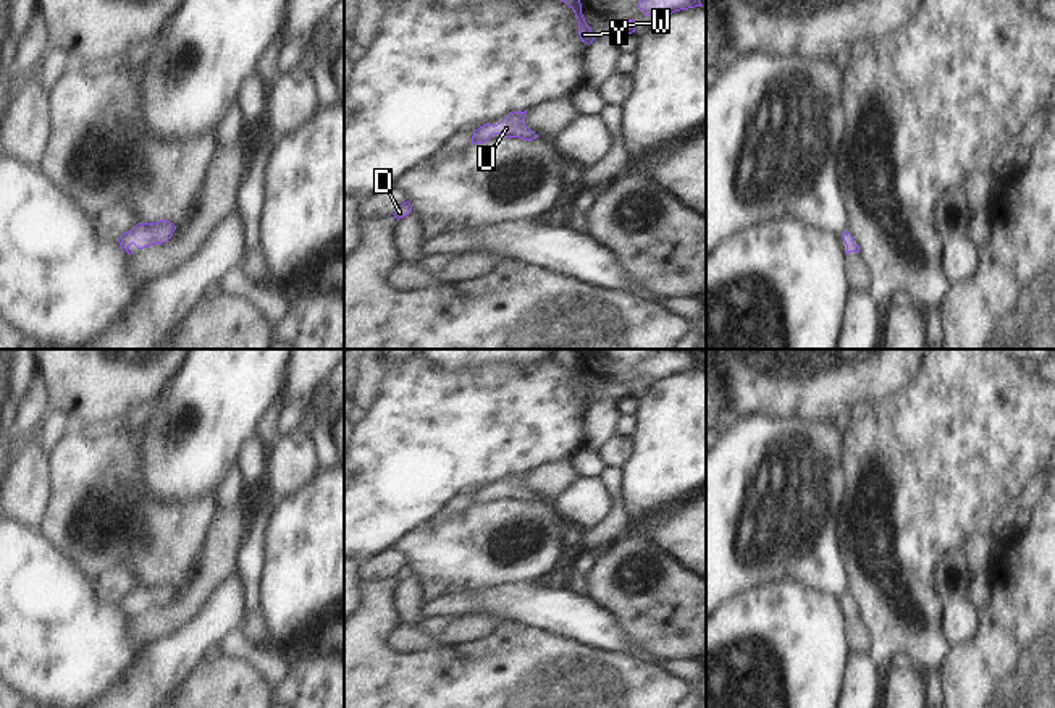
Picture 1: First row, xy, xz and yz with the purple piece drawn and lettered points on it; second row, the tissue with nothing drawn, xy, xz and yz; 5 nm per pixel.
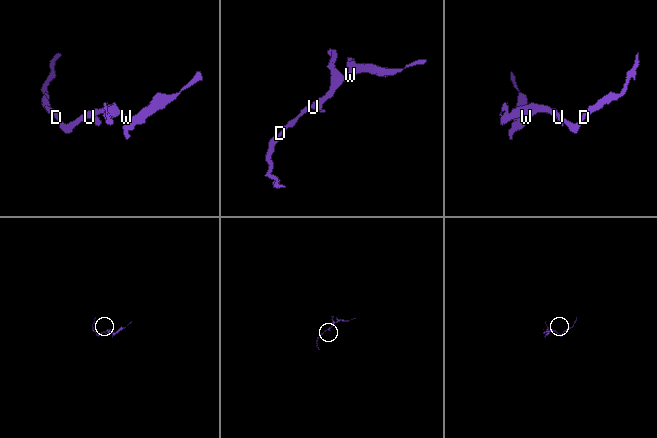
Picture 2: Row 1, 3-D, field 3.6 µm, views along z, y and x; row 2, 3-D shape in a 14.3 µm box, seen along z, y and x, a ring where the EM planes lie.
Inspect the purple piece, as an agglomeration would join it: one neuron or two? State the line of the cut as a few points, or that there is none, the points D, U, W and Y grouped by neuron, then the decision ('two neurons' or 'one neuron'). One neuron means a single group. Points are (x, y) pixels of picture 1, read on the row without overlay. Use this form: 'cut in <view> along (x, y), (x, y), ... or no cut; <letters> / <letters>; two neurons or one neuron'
no cut; D U W Y; one neuron

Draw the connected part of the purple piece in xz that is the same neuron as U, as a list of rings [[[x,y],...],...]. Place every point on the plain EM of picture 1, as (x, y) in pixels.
[[[514,474],[509,475],[501,485],[498,487],[483,487],[478,491],[473,493],[472,506],[483,506],[488,504],[494,496],[502,496],[506,499],[520,499],[523,503],[533,503],[536,501],[535,493],[532,493],[525,485],[523,480],[527,477],[525,474]]]

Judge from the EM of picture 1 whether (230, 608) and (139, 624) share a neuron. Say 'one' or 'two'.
two

